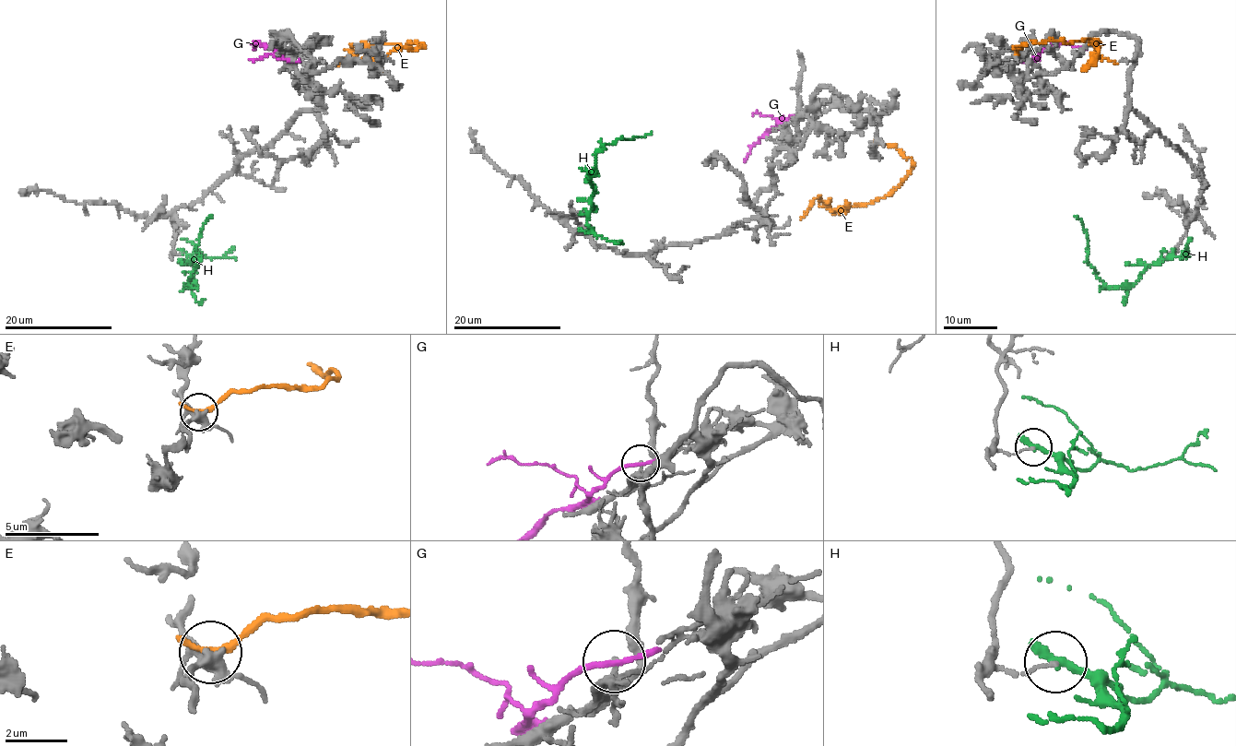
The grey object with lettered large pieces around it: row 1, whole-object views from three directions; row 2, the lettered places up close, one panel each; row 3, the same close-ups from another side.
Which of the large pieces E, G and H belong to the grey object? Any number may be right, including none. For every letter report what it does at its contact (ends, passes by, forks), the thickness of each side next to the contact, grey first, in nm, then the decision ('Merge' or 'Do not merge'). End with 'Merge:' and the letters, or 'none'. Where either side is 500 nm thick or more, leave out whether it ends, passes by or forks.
E: It ends there. Thickness 360 nm (grey) against 280 nm. Do not merge
G: It passes by. Thickness 120 nm (grey) against 150 nm. Do not merge
H: It ends there. Thickness 130 nm (grey) against 360 nm. Do not merge
Merge: none

